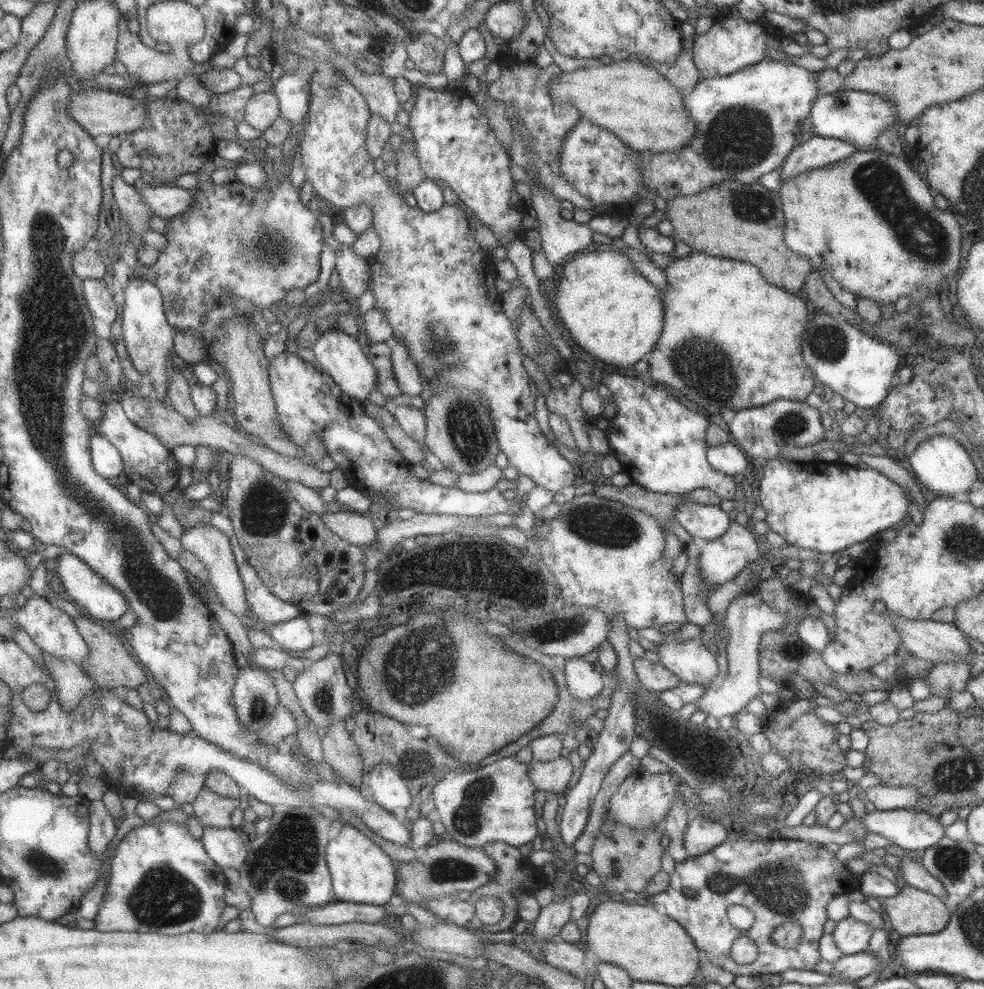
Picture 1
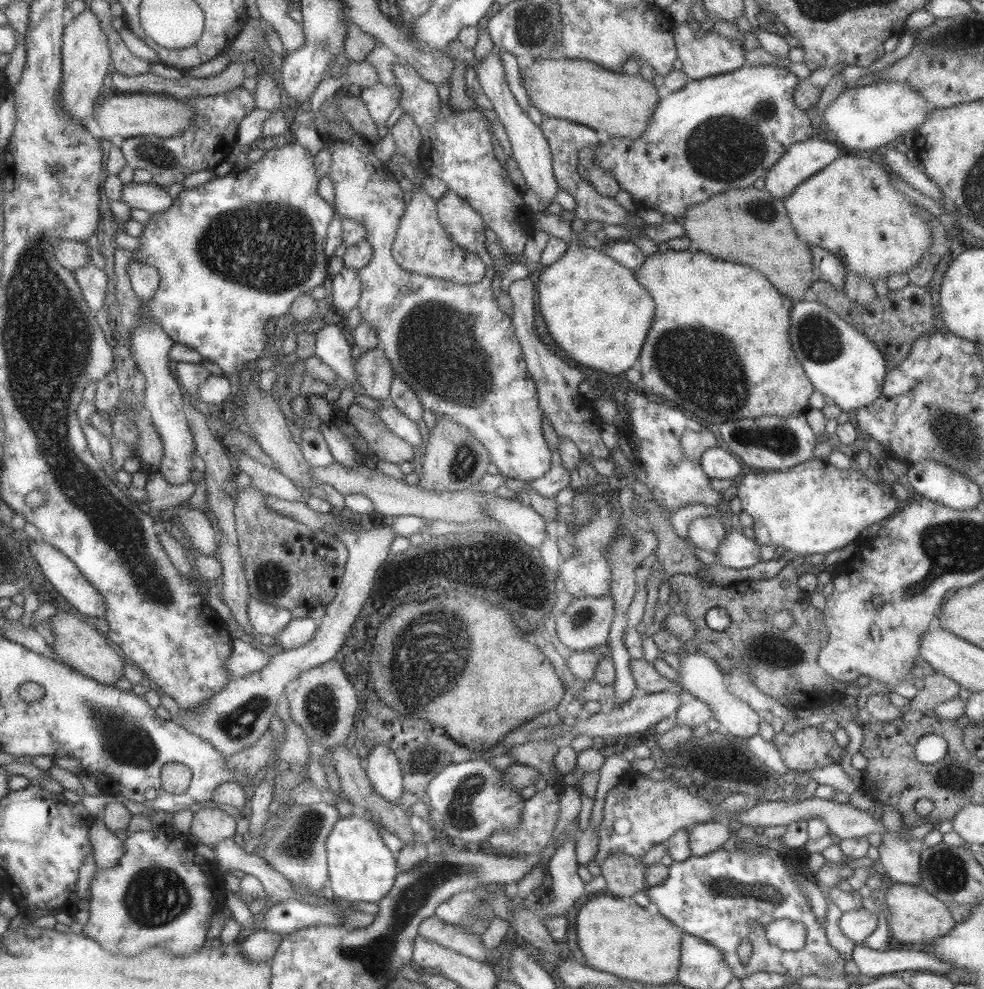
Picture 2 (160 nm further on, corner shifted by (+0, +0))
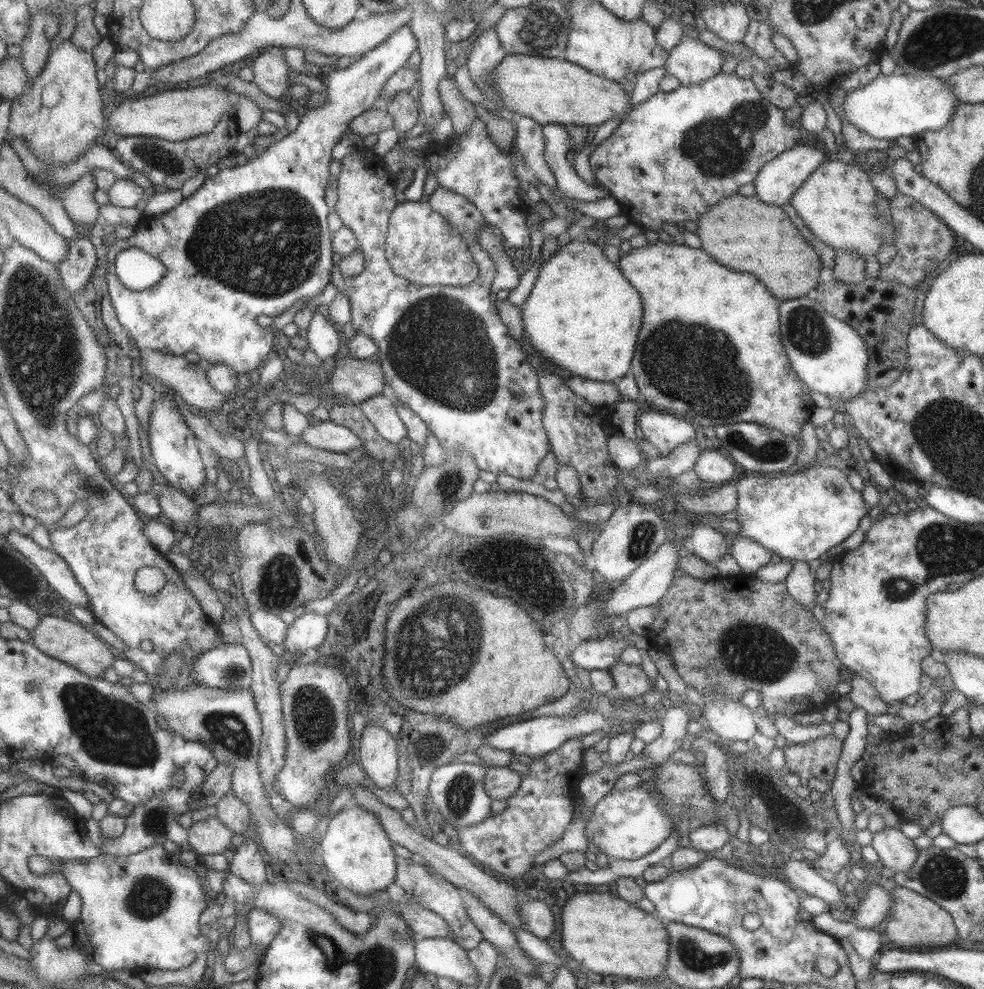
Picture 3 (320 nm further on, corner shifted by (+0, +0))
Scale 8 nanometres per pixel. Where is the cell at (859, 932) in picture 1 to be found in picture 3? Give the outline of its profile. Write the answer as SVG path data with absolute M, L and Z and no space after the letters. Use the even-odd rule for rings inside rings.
M877 883L868 887L868 891L860 901L858 909L852 914L850 921L859 928L873 929L890 913L892 904L889 892Z

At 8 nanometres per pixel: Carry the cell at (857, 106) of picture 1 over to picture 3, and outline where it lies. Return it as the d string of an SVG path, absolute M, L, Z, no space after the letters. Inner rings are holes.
M901 72L877 75L869 84L845 94L843 112L860 132L889 142L899 137L916 138L919 133L937 131L950 122L960 102L940 78Z

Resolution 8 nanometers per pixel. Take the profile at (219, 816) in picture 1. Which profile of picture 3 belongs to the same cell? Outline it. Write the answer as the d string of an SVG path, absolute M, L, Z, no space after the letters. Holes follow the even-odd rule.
M216 817L192 822L188 828L188 843L198 855L221 854L231 842L233 832Z

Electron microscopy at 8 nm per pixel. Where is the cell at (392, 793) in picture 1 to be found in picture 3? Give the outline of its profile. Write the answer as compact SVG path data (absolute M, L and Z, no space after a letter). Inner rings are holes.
M365 725L359 741L359 765L379 788L393 788L398 773L396 742L386 728Z

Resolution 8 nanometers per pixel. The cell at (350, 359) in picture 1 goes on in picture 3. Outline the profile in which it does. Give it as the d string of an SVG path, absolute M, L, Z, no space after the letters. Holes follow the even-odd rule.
M314 310L311 320L309 321L308 327L304 332L301 333L308 342L308 347L321 359L332 358L339 348L339 334L333 327L333 324L325 320L323 315Z

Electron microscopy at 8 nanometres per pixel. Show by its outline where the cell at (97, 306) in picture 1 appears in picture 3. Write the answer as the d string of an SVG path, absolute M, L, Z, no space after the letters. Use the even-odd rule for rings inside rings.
M85 238L68 239L65 256L55 265L59 279L69 293L78 293L87 287L97 266L97 253L93 252L91 243Z

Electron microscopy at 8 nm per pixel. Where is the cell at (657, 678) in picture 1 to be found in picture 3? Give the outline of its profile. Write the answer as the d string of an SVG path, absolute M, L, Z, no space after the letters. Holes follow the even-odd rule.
M619 661L607 672L609 672L614 683L612 695L619 698L639 700L651 688L651 682L640 666L623 664Z

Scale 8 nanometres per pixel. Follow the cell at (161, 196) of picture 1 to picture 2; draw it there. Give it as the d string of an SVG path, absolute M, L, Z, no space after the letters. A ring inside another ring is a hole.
M131 181L122 184L120 202L127 205L129 209L137 208L149 214L157 214L157 212L165 212L173 204L173 199L162 190L162 186L152 182L137 184Z

